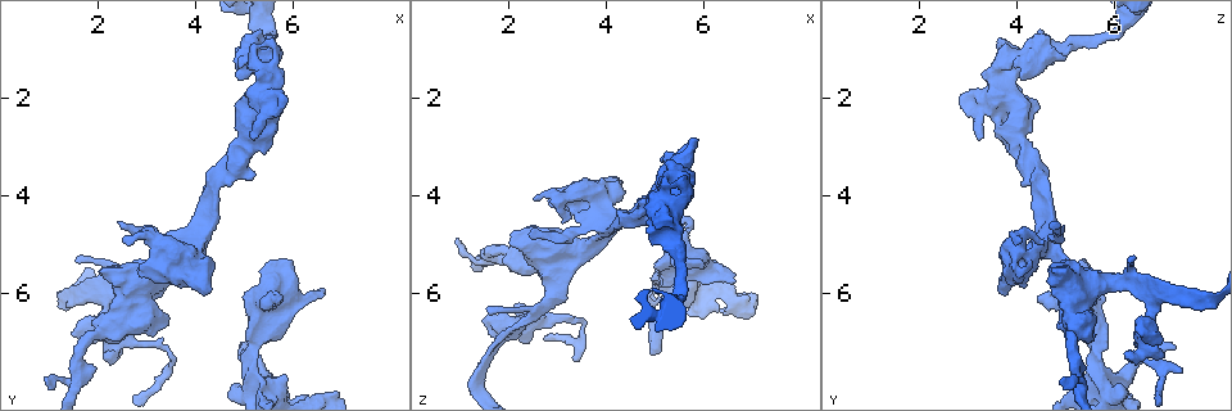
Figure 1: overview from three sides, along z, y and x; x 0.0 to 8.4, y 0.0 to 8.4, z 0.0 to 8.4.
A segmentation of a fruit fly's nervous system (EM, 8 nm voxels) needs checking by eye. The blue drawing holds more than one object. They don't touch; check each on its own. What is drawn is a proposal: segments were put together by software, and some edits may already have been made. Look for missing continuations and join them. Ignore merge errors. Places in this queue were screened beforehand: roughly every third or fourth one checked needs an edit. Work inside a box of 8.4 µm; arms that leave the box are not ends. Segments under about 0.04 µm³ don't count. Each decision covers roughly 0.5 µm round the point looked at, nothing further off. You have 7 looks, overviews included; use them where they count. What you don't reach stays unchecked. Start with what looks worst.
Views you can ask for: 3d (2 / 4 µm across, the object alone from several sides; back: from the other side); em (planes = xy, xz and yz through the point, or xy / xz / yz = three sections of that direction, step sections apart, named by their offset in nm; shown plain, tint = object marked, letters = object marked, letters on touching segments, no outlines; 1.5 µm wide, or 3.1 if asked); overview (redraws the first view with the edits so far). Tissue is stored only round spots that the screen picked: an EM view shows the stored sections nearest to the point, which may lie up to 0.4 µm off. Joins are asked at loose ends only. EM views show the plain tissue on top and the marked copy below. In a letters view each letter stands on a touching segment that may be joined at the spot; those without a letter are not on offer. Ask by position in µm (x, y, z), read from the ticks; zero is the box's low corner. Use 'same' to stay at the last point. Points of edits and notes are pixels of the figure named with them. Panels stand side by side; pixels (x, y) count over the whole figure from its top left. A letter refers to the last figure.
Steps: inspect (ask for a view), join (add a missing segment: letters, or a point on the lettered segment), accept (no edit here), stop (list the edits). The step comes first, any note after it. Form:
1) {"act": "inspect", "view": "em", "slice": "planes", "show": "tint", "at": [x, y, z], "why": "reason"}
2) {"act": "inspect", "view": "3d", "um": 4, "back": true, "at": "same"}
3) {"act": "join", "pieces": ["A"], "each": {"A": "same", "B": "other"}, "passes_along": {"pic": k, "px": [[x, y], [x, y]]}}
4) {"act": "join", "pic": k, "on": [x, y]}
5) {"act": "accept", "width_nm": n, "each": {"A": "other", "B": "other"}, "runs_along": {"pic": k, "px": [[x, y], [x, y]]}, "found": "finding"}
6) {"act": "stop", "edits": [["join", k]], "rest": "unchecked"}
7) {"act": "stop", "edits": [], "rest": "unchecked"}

{"act": "inspect", "view": "em", "slice": "planes", "show": "letters", "at": [5.15, 7.10, 7.20], "why": "free end"}

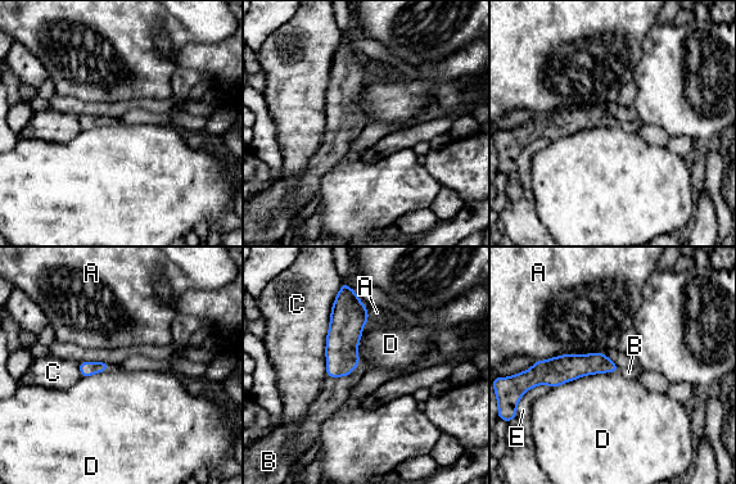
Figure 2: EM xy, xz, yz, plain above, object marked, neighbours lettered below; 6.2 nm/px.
{"act": "join", "pieces": ["B"], "each": {"A": "other", "B": "same", "C": "other", "D": "other", "E": "other"}, "found": "it goes on there"}

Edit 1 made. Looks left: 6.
{"act": "inspect", "view": "overview"}

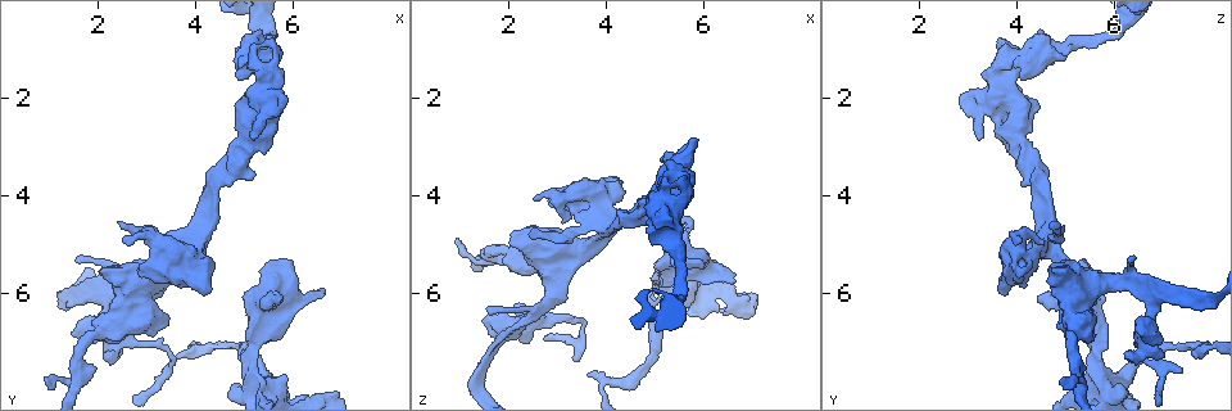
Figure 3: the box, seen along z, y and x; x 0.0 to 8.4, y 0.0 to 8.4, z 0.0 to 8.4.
{"act": "inspect", "view": "em", "slice": "xy", "step": 8, "show": "tint", "at": [1.55, 5.35, 6.25], "why": "tapers out"}

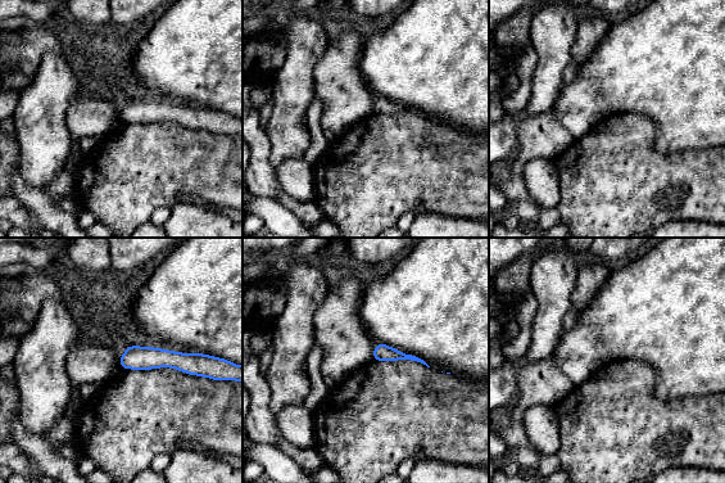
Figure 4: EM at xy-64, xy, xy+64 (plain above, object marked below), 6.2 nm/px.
{"act": "inspect", "view": "em", "slice": "planes", "show": "letters", "at": "same"}

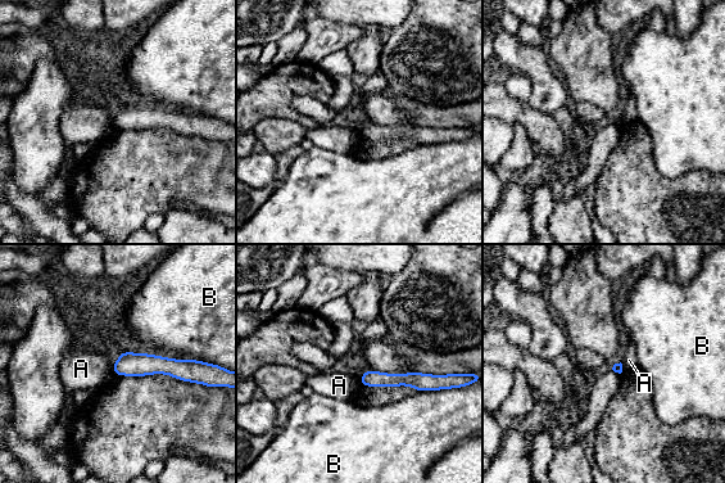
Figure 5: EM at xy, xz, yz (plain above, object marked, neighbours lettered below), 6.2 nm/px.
{"act": "accept", "longest_contact_nm": ["B", 170], "each": {"A": "other", "B": "other"}, "border": {"pic": 5, "px": [[112, 365], [113, 371]]}, "found": "none of them fits"}

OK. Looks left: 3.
{"act": "inspect", "view": "em", "slice": "planes", "show": "letters", "at": [0.90, 7.80, 4.90], "why": "thin end"}

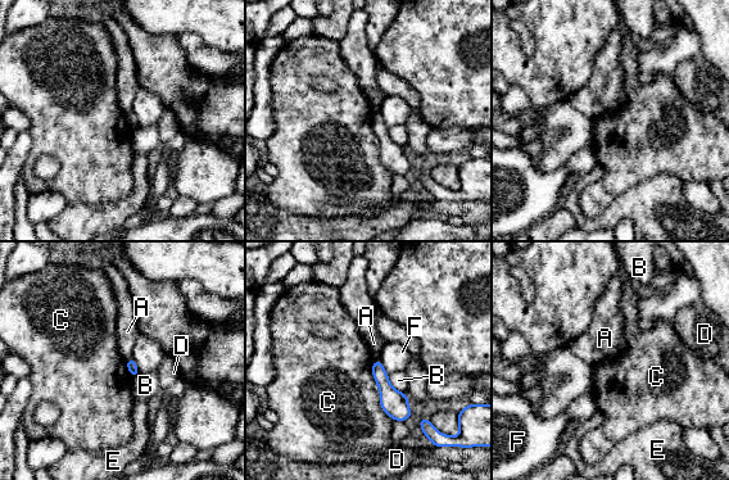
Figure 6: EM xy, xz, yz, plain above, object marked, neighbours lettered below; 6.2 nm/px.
{"act": "accept", "each": {"A": "other", "B": "other", "C": "other", "D": "other", "E": "other", "F": "other"}, "border": {"pic": 6, "px": [[371, 362], [380, 407], [394, 420]]}, "found": "no lettered segment goes on from it"}

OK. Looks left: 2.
{"act": "stop", "edits": [["join", 2]], "rest": "unchecked"}

